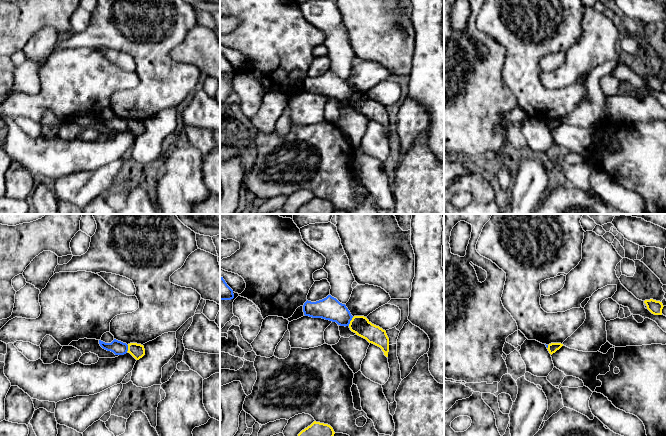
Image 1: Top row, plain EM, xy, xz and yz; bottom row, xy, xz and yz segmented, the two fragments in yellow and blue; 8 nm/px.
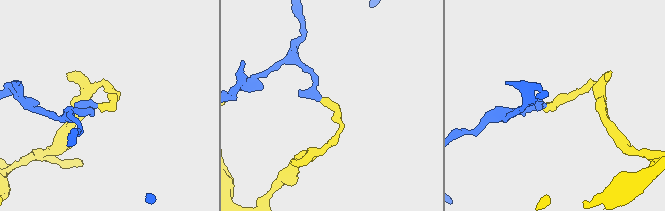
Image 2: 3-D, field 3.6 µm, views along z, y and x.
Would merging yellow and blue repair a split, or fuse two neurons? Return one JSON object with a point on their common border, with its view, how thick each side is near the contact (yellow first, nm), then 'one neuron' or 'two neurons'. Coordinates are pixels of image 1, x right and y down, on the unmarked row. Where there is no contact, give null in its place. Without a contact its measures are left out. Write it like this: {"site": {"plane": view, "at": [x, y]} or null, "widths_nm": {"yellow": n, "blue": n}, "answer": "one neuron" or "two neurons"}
{"site": {"plane": "xz", "at": [350, 97]}, "widths_nm": {"yellow": 150, "blue": 190}, "answer": "two neurons"}

